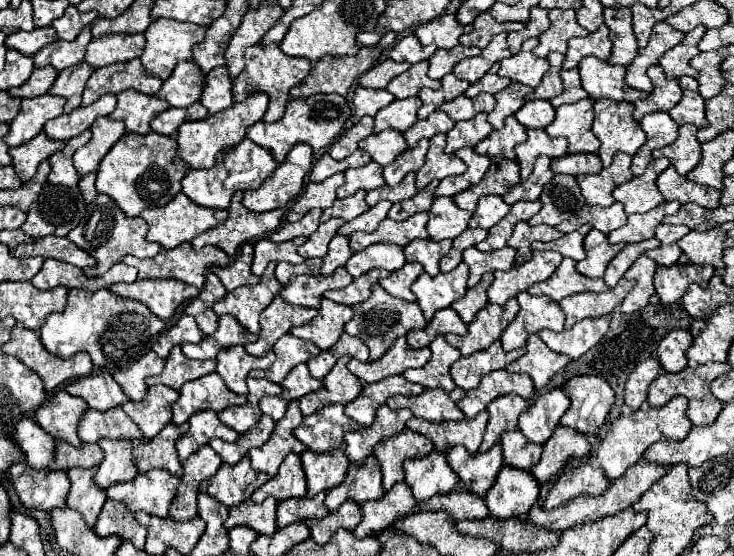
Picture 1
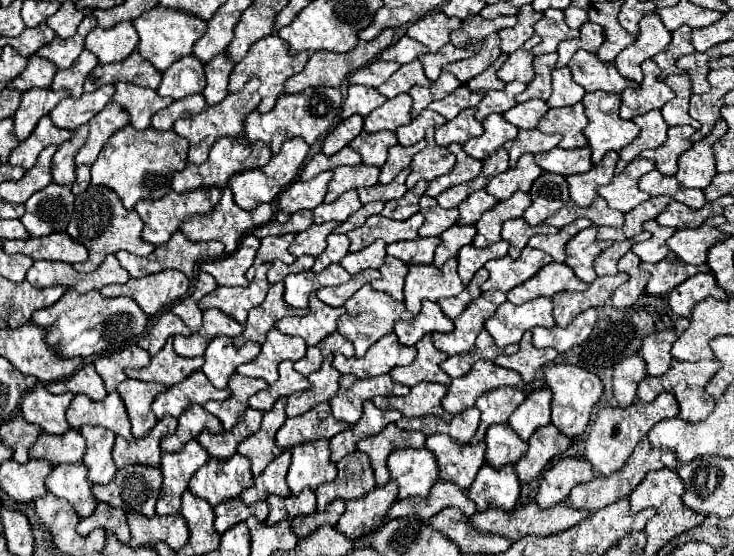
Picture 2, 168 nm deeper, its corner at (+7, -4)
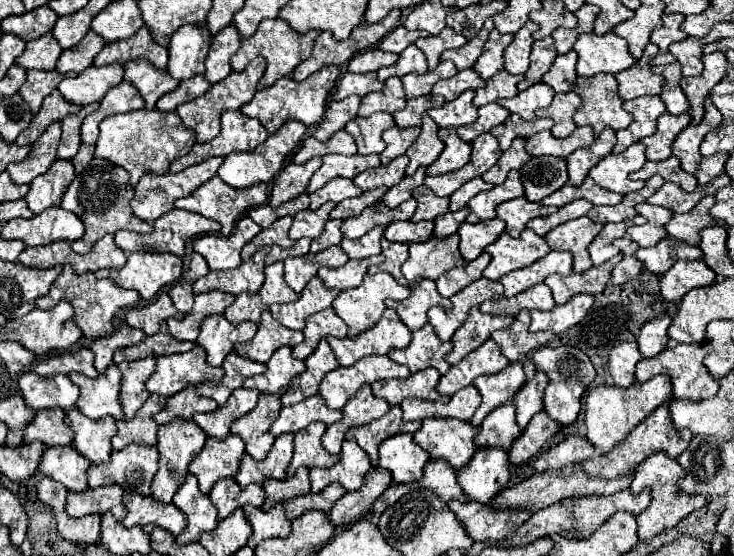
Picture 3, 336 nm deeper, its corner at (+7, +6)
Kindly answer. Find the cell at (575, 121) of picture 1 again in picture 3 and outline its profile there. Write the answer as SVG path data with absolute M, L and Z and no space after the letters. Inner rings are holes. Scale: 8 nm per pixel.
M565 92L565 94L555 94L553 102L547 108L537 110L537 118L553 118L555 126L551 128L555 138L567 138L575 132L575 122L573 122L573 114L577 112L577 108L581 108L583 100L575 94L575 92Z

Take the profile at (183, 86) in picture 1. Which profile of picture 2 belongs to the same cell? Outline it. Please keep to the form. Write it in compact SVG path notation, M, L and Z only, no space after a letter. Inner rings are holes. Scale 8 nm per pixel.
M185 56L173 62L163 72L163 82L159 86L161 96L171 96L173 100L185 98L189 94L199 94L205 88L205 76L203 76L203 64L195 56Z

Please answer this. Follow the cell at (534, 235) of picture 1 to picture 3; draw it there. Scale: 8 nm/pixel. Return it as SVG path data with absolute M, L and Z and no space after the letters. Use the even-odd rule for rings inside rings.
M517 198L517 200L509 200L503 202L501 206L497 206L497 218L501 218L507 224L507 234L517 238L529 220L539 218L539 216L549 216L555 214L557 208L553 206L543 206L541 202L529 202L527 198Z

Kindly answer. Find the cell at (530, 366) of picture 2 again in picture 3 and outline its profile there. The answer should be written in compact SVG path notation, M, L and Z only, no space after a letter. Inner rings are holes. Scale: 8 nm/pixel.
M521 310L521 314L515 316L515 322L513 326L509 326L509 330L497 330L493 334L493 340L501 346L501 352L509 358L511 364L521 362L523 356L547 346L555 338L553 332L531 332L529 324L529 310Z

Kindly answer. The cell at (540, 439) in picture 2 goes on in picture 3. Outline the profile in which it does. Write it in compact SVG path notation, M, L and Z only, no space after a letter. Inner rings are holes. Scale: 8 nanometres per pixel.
M547 412L535 414L527 428L521 432L521 436L513 442L509 450L509 462L523 464L533 458L543 448L543 444L559 432L559 428L561 426L553 418L549 418Z

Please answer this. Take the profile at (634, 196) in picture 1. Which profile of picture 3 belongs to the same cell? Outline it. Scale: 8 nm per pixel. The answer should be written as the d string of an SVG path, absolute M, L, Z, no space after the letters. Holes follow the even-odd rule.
M641 142L631 144L625 152L621 154L609 154L603 158L591 172L589 176L605 190L617 192L617 194L629 194L635 190L641 190L645 182L641 180L631 180L629 174L645 166L645 146Z

